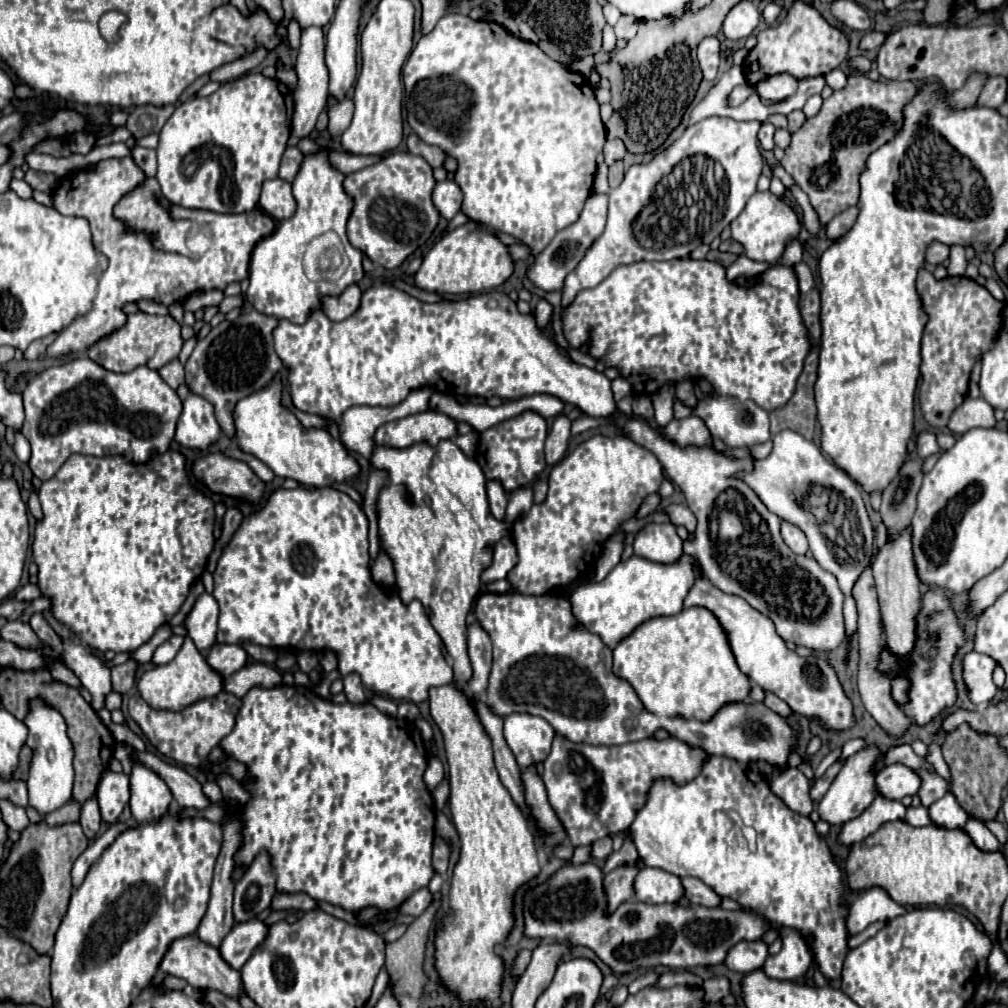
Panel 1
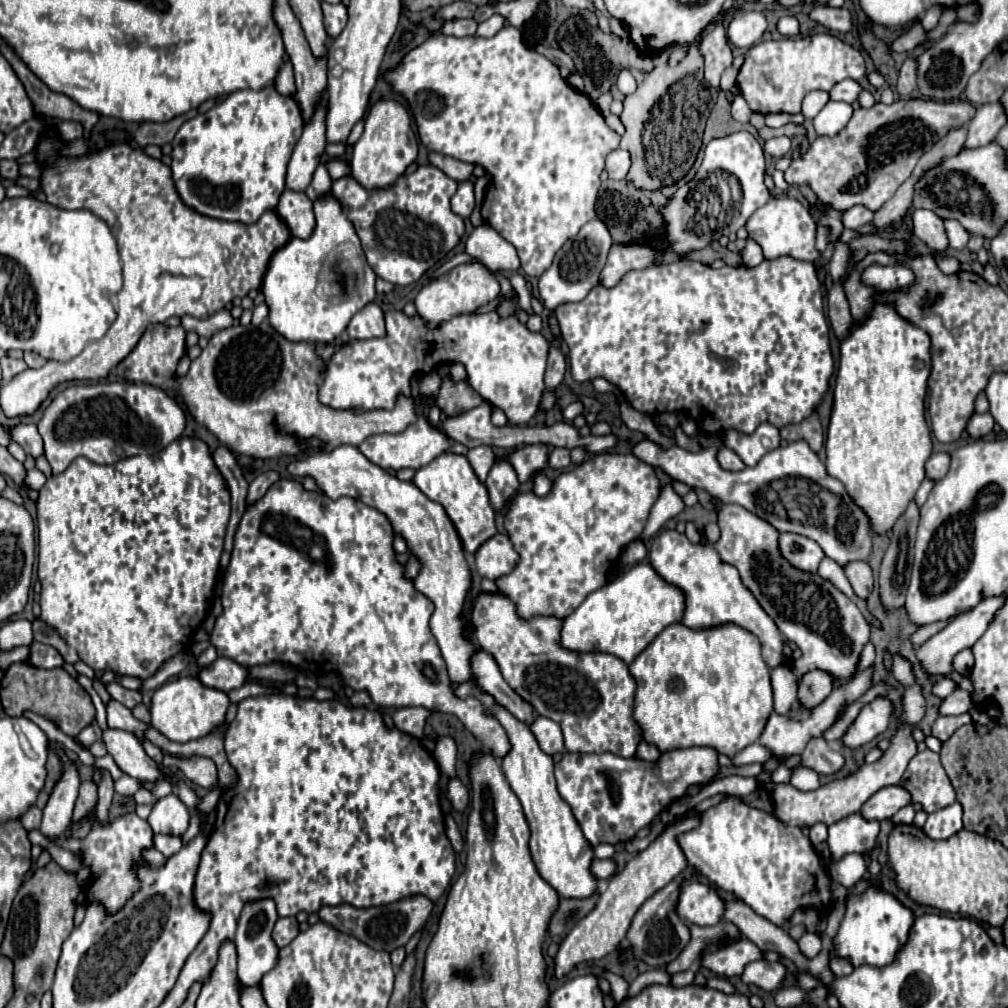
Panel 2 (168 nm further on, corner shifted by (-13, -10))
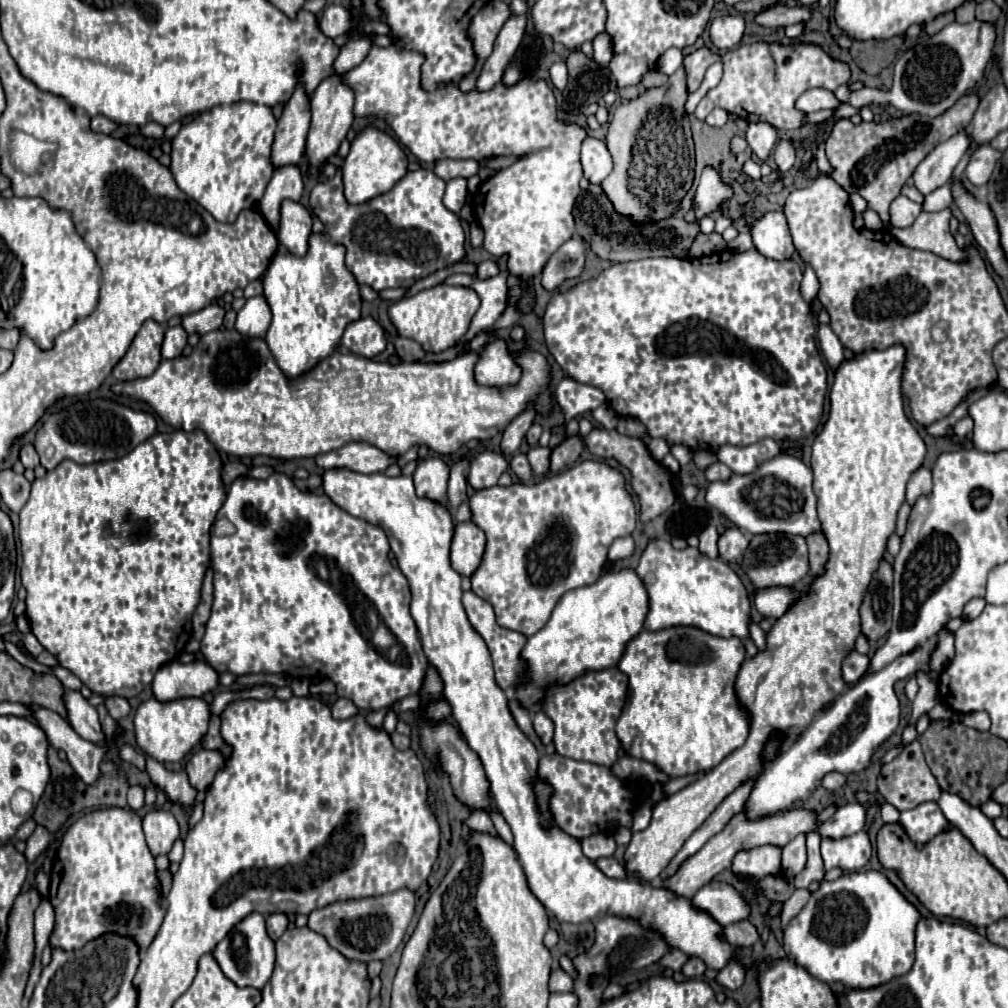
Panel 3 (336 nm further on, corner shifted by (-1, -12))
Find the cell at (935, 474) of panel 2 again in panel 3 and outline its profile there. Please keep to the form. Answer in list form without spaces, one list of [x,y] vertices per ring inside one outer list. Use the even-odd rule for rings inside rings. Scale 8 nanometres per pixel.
[[[918,468],[910,480],[908,480],[908,490],[906,490],[906,500],[910,504],[914,504],[914,500],[922,494],[930,494],[930,488],[932,488],[932,472],[928,468]]]

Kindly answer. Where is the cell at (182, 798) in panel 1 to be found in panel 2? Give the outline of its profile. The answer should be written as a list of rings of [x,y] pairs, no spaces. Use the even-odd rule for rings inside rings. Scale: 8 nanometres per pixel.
[[[106,728],[102,740],[106,744],[106,750],[120,766],[120,770],[128,776],[148,782],[162,778],[158,772],[158,764],[152,758],[148,758],[148,754],[142,750],[142,744],[130,732]]]

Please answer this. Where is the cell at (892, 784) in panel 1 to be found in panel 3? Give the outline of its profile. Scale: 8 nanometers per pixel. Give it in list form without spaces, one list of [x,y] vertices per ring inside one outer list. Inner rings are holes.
[[[858,802],[846,804],[846,806],[838,808],[836,814],[820,826],[820,834],[842,838],[842,836],[860,832],[864,828],[864,814],[866,814],[866,810],[862,804],[858,804]]]

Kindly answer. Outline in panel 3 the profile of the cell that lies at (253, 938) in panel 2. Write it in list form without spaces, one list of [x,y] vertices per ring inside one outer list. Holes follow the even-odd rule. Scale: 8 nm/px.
[[[252,912],[244,920],[240,920],[232,928],[232,932],[214,948],[212,956],[220,964],[224,976],[228,980],[232,980],[236,986],[262,988],[266,984],[266,980],[270,980],[272,970],[274,970],[274,942],[266,934],[264,916],[260,912]]]

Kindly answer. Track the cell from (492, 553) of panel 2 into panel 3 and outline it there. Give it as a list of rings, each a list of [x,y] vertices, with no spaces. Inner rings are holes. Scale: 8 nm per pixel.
[[[464,522],[456,526],[450,560],[452,568],[458,574],[472,576],[484,558],[484,550],[486,550],[486,536],[474,522]]]

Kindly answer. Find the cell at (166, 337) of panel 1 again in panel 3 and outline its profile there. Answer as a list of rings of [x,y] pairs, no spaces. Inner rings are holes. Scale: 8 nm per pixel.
[[[154,320],[144,322],[124,358],[114,366],[112,376],[120,382],[132,382],[152,376],[162,362],[160,346],[164,340],[164,332],[166,328],[162,324]]]

